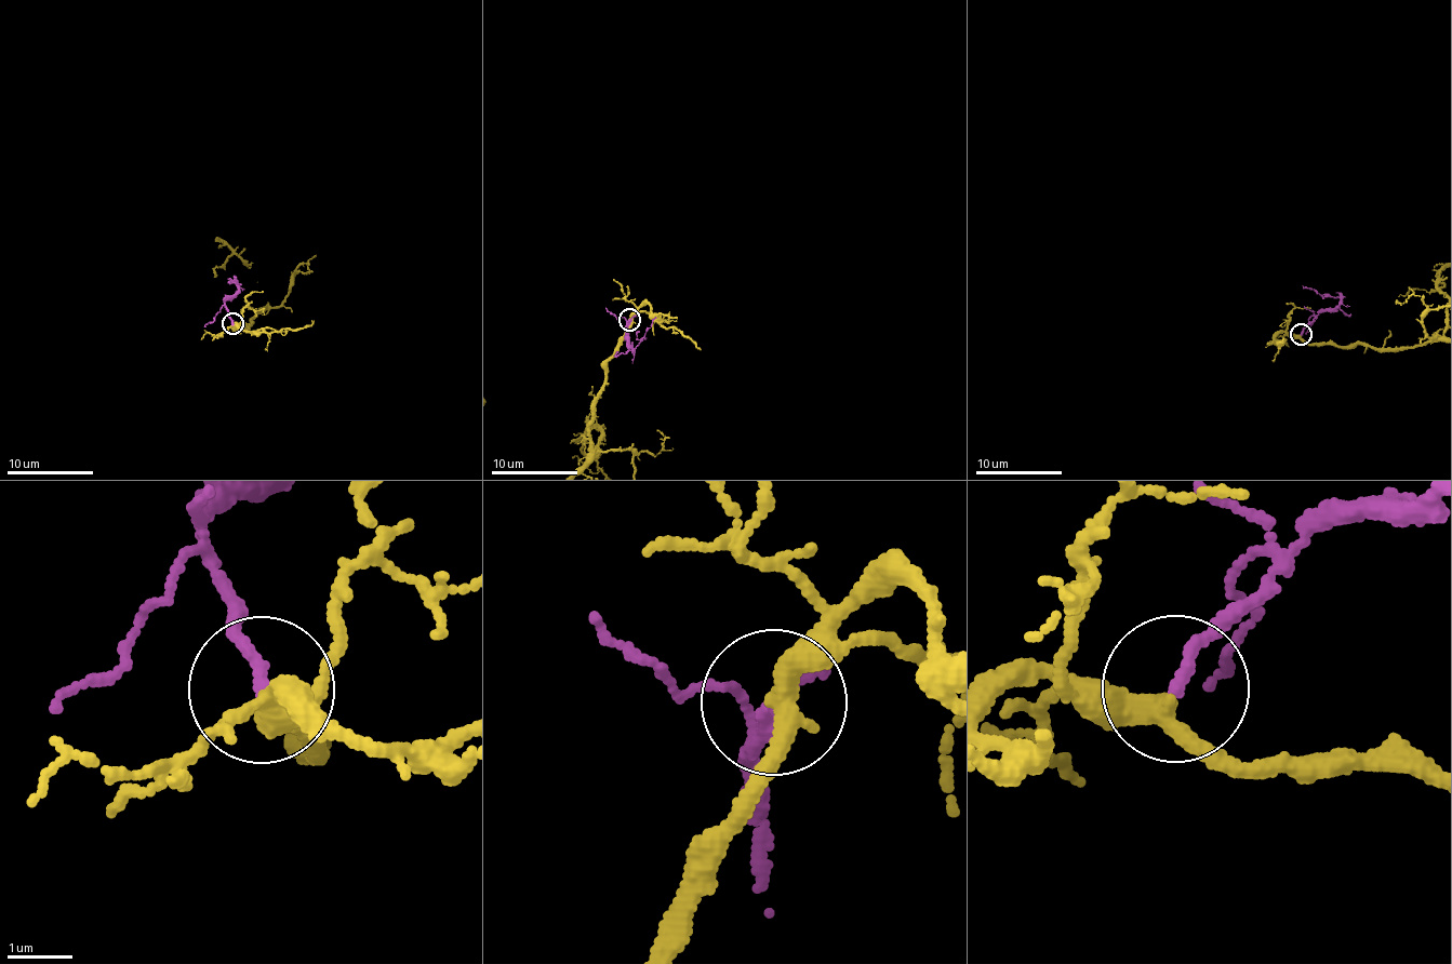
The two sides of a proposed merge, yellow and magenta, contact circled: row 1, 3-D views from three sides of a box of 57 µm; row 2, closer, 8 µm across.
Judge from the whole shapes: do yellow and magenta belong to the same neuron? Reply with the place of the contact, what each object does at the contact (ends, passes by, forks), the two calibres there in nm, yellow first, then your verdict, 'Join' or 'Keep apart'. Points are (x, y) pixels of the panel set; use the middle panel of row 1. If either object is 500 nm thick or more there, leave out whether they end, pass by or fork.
Place: (629, 320). At the ring yellow passes by. At the ring magenta ends. Thickness 320 nm (yellow) against 190 nm. Join

